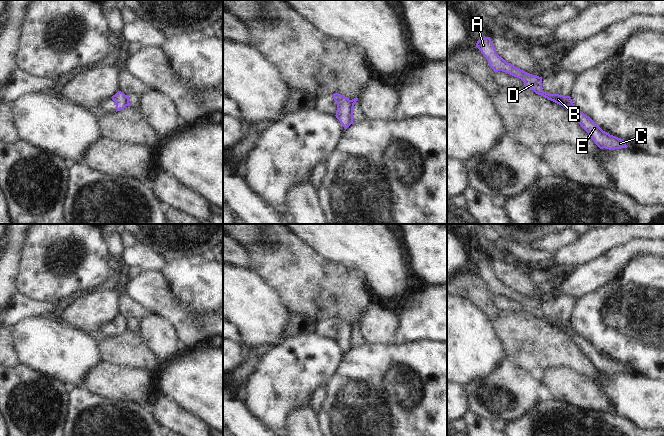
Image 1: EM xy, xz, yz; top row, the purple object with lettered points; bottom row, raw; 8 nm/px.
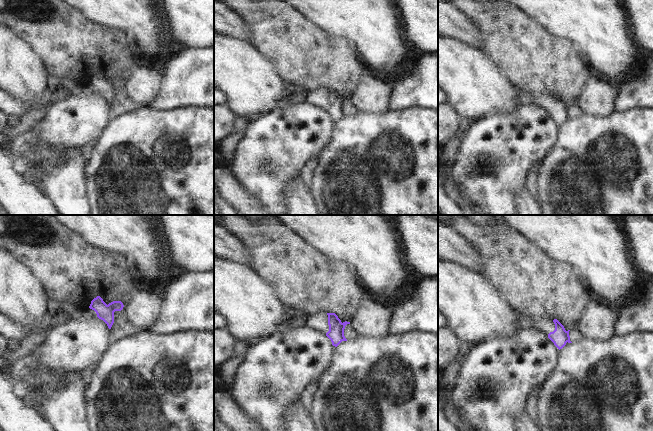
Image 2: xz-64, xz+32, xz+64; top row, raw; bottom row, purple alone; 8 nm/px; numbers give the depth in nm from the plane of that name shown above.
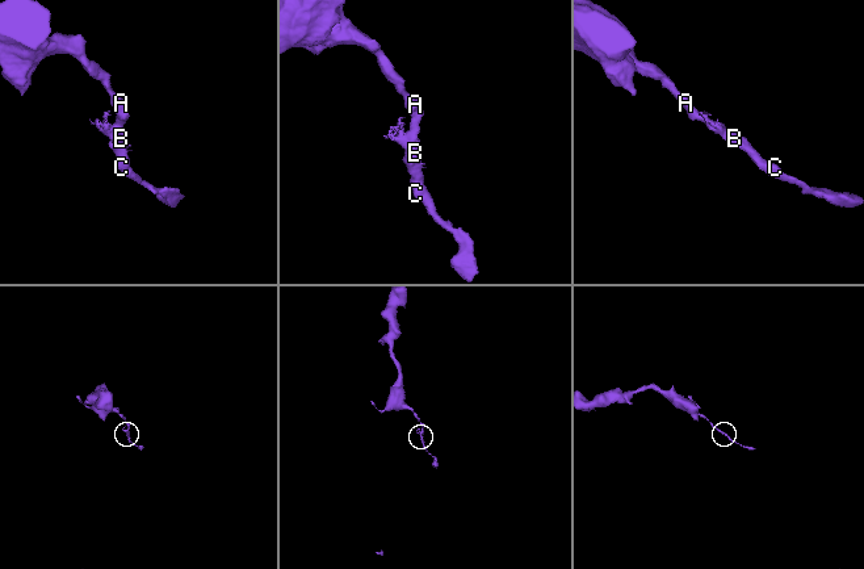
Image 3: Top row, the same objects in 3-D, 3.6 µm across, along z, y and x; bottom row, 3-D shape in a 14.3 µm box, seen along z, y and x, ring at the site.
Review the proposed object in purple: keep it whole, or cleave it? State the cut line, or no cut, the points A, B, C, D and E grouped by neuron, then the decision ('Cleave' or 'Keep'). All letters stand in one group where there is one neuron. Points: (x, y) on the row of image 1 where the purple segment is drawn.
Split along xz (349, 100), (349, 121), (351, 123). Groups: A B D / C E. Cleave.

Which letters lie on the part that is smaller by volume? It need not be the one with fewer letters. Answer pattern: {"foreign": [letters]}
{"foreign": ["C", "E"]}

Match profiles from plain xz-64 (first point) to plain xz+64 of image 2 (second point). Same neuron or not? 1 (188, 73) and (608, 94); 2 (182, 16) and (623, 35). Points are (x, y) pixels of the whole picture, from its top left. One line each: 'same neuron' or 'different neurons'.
1: different neurons
2: different neurons

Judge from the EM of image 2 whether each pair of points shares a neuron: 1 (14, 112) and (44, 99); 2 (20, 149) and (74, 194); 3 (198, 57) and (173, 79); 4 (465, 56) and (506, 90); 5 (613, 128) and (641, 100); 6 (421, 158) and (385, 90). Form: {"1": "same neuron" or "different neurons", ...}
{"1": "same neuron", "2": "same neuron", "3": "same neuron", "4": "same neuron", "5": "different neurons", "6": "different neurons"}

